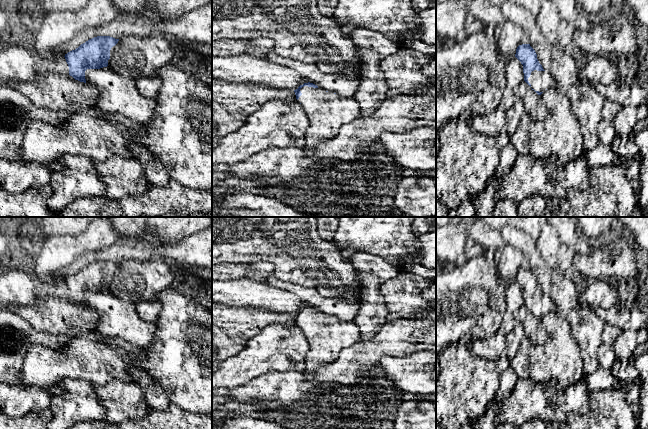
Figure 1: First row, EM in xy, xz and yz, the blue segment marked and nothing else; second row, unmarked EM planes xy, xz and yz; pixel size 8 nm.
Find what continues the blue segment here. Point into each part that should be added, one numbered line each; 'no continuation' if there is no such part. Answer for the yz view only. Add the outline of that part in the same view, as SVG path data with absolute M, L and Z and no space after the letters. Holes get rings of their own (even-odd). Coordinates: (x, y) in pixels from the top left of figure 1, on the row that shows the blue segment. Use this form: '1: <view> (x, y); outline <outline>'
1: yz (540, 80); outline M532 71L528 81L535 91L543 92L546 89L556 88L554 80L546 71Z

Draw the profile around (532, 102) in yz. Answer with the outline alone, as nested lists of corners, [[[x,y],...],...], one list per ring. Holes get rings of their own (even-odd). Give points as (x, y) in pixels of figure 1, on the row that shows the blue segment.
[[[523,81],[514,89],[516,99],[521,98],[525,111],[529,113],[532,121],[543,120],[547,115],[546,105],[531,87]]]

